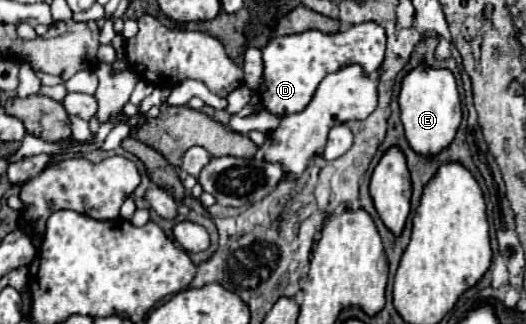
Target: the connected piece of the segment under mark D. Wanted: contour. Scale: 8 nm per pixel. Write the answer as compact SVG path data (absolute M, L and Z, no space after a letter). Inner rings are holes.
M375 22L349 26L337 34L309 30L295 36L271 38L267 48L263 48L265 72L263 84L259 86L259 98L263 100L263 106L277 116L301 112L311 102L317 86L327 74L349 64L361 64L367 68L367 72L379 70L385 56L385 38L387 36L383 28Z

